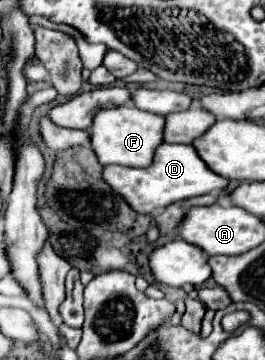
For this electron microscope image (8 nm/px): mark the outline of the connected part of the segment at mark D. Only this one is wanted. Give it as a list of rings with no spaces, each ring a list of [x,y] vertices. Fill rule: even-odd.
[[[162,143],[156,153],[152,165],[144,169],[136,167],[124,167],[124,165],[106,165],[102,169],[104,183],[110,185],[110,189],[124,197],[128,201],[130,209],[134,211],[144,211],[144,213],[156,213],[164,207],[168,207],[174,201],[182,201],[188,197],[196,195],[206,195],[206,193],[218,193],[226,189],[228,179],[212,173],[208,165],[196,155],[192,145],[168,145]]]

